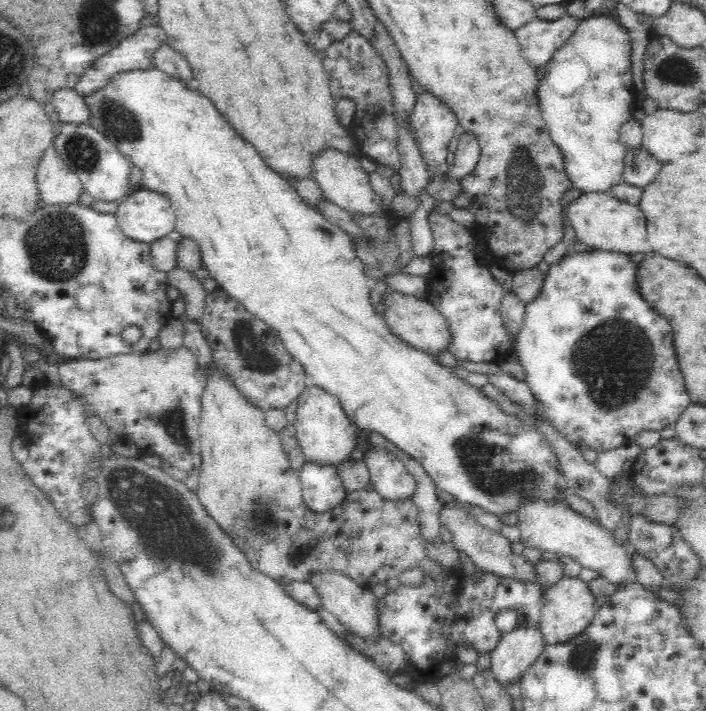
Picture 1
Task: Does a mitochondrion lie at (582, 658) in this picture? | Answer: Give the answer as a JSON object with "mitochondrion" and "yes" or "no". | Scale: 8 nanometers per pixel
{"mitochondrion":"yes"}

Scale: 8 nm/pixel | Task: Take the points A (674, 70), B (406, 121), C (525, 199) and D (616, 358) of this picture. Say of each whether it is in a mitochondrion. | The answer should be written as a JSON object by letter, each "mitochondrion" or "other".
{"A":"mitochondrion","B":"other","C":"mitochondrion","D":"mitochondrion"}

